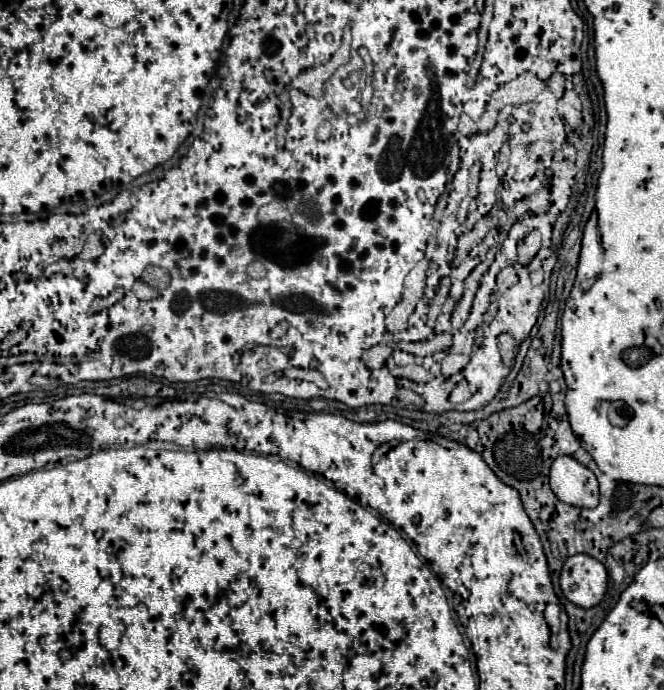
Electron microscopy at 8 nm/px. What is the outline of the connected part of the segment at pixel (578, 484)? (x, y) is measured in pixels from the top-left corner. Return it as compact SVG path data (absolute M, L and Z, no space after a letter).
M559 456L551 466L551 490L571 506L595 508L599 504L599 482L595 474L571 456Z

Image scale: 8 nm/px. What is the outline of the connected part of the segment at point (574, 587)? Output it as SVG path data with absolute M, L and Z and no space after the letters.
M575 554L565 560L559 584L567 600L581 608L593 608L607 592L607 570L593 556Z

